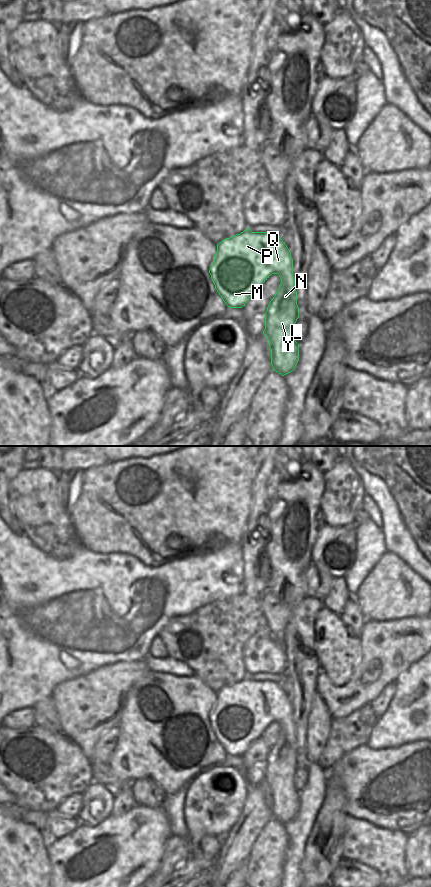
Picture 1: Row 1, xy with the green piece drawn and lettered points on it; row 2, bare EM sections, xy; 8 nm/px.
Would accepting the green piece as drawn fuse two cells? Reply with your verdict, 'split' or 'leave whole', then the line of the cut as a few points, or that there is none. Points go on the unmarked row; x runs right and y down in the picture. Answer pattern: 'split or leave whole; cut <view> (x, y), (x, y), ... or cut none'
leave whole; cut none

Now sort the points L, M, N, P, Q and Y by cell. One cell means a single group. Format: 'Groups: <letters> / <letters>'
Groups: L M N P Q Y

